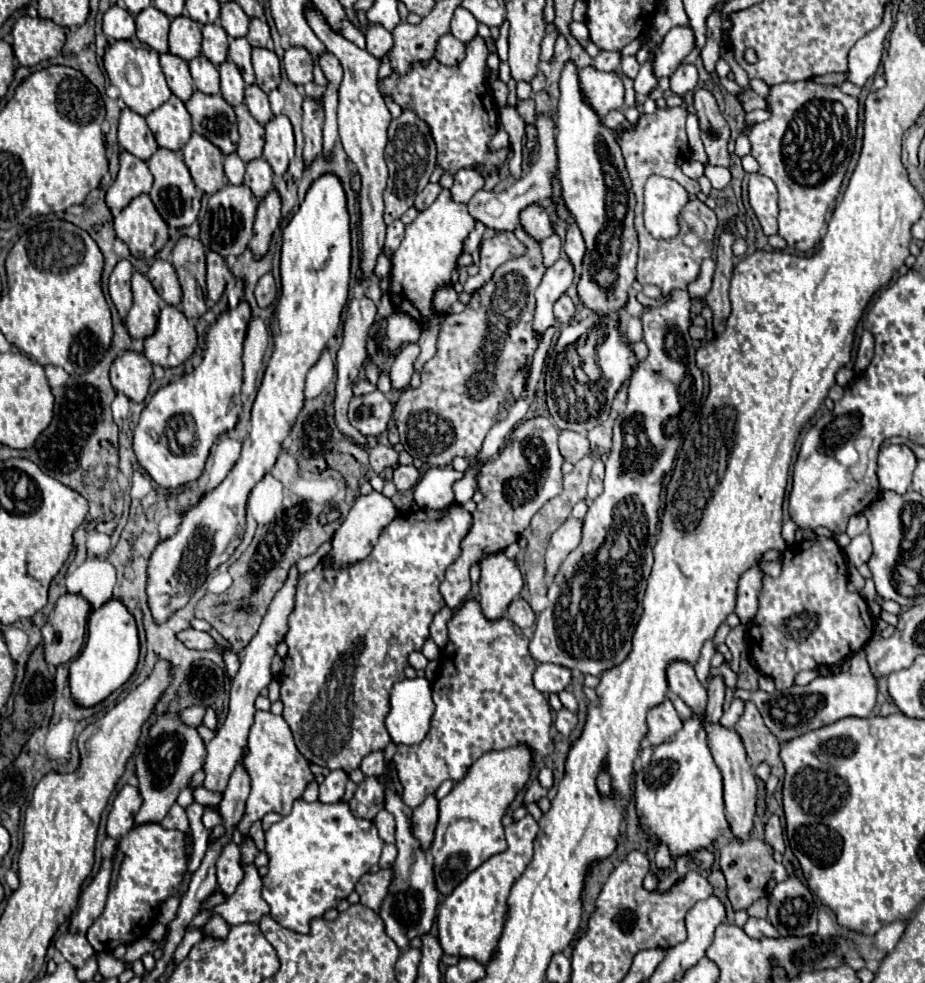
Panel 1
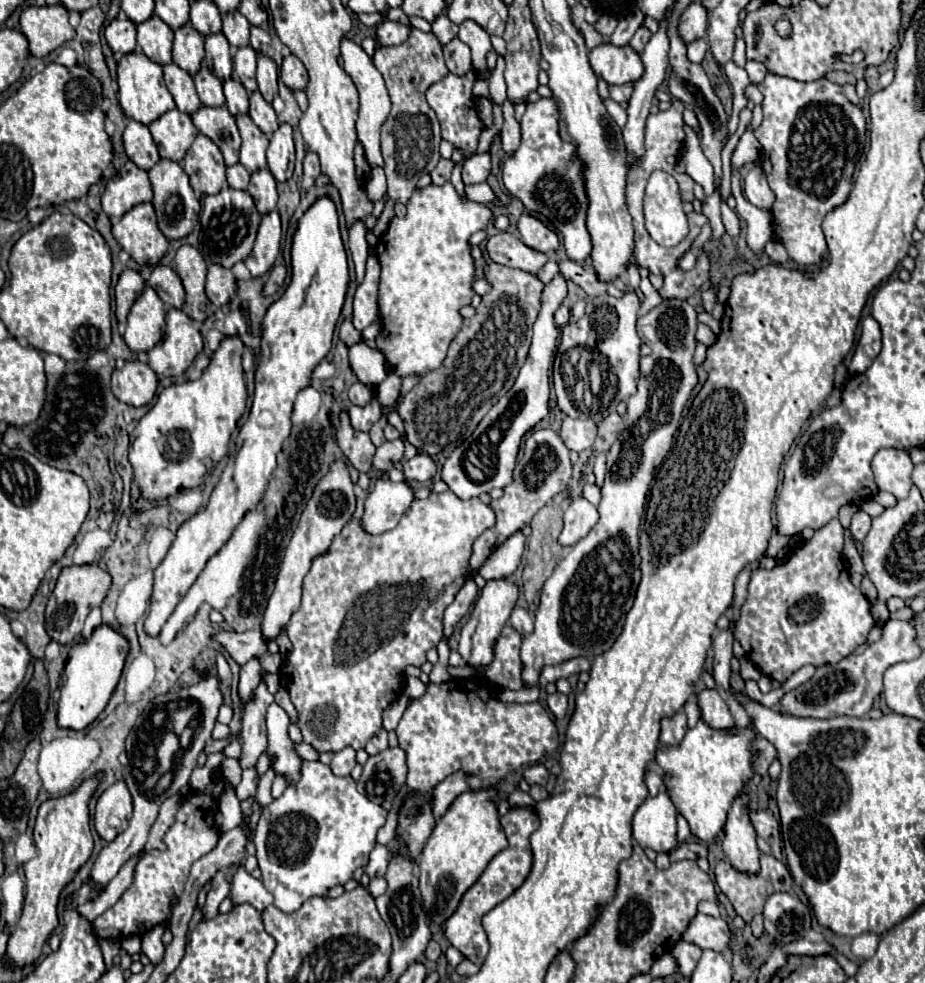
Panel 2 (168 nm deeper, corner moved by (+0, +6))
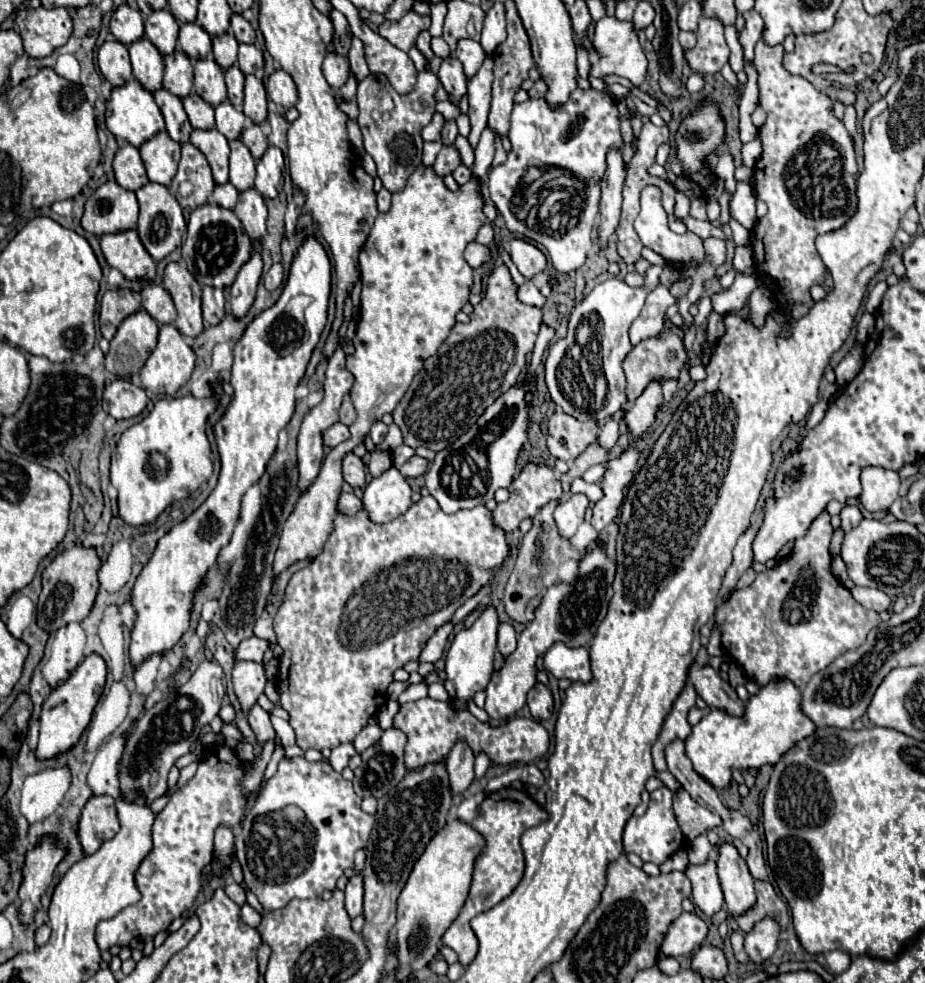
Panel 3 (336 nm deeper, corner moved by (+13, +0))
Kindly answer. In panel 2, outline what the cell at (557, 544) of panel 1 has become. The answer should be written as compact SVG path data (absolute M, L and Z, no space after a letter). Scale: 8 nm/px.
M584 496L574 498L568 510L564 512L564 530L560 534L560 544L564 546L576 544L594 528L596 522L598 522L598 510L594 510L594 506Z

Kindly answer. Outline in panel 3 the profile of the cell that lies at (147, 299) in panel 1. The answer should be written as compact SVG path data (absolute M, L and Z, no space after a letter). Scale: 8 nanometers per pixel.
M143 308L127 316L111 340L109 354L105 356L105 368L121 378L139 372L157 344L157 332L159 324L147 316Z

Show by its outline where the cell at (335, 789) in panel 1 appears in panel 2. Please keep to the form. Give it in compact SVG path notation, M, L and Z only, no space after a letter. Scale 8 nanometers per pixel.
M346 746L344 750L340 750L340 752L334 756L332 764L330 764L330 768L332 768L332 772L334 772L336 776L348 776L354 766L356 766L356 750L350 748L350 746Z

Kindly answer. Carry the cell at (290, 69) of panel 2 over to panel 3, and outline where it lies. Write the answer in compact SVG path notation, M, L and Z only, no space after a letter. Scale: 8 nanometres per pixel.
M275 70L267 84L267 96L279 106L279 108L291 108L297 102L297 88L293 78L285 70Z

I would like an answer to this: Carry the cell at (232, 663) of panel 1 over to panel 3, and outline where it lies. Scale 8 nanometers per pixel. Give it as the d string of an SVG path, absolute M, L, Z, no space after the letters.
M251 636L251 638L243 640L243 642L233 650L233 656L235 656L237 662L239 662L239 660L247 660L247 662L259 662L259 664L261 664L267 646L269 646L269 644L267 644L265 640Z

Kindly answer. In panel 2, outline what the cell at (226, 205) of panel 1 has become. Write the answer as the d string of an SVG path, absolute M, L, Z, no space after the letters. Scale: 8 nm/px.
M224 188L214 196L204 198L204 208L200 214L200 252L208 264L220 264L224 268L232 268L234 264L248 258L252 252L256 232L260 226L260 214L256 214L256 206L252 196L246 190Z

